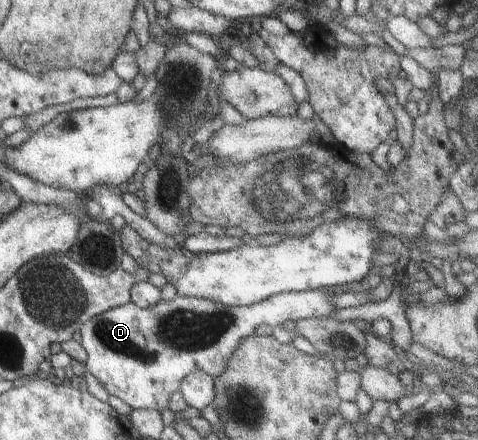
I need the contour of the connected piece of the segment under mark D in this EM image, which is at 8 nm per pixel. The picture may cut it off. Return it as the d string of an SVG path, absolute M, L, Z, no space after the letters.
M323 289L281 292L248 306L226 306L191 296L175 296L171 300L160 299L146 308L137 307L131 301L125 302L93 316L78 329L81 337L79 343L86 353L84 366L108 395L114 395L131 408L153 408L160 413L168 407L169 396L179 389L181 380L188 373L198 370L212 378L219 375L237 344L245 336L253 333L257 325L264 323L262 325L270 328L279 326L289 319L295 321L301 318L329 317L336 310L331 304L333 296L331 290Z

